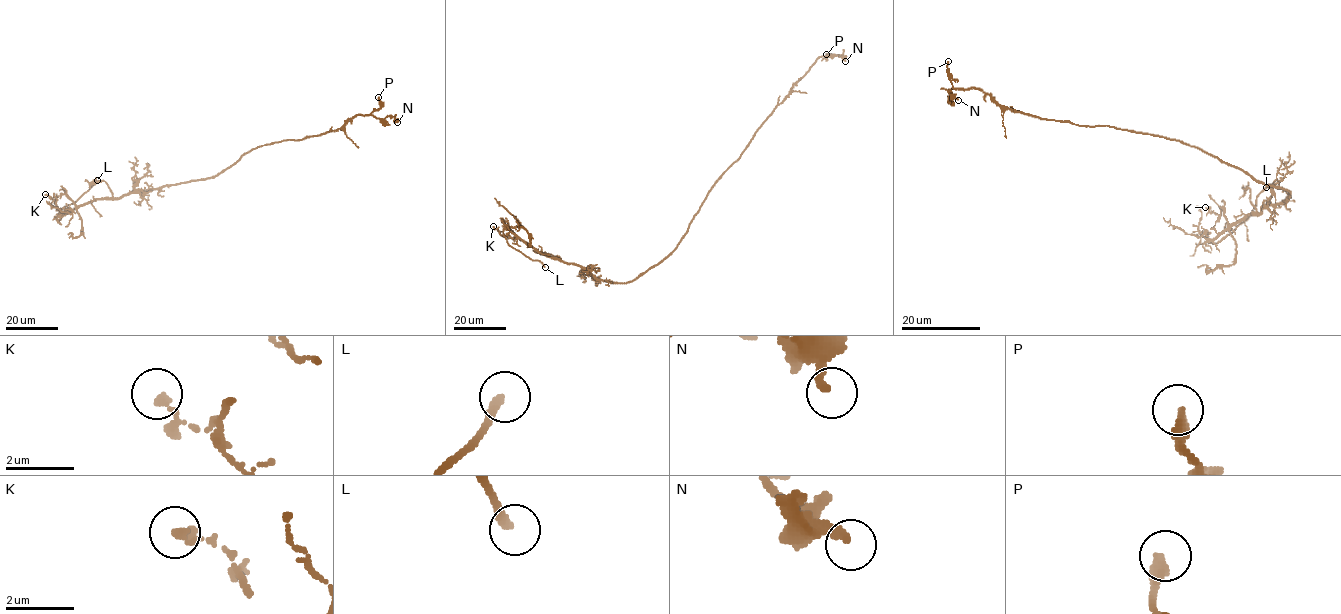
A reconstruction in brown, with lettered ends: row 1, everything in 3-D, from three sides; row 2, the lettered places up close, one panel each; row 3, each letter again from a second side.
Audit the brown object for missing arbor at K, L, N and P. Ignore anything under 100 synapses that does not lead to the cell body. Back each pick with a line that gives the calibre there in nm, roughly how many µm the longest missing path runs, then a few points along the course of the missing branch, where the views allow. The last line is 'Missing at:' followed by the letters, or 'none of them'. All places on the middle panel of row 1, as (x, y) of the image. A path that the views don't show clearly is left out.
L: calibre 260 nm; missing 8 µm
Missing at: L

